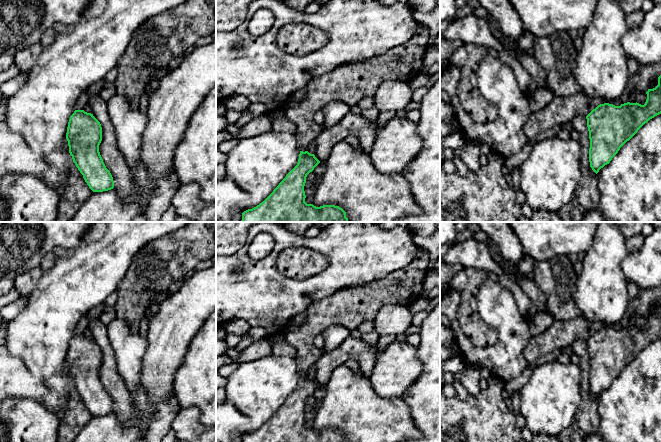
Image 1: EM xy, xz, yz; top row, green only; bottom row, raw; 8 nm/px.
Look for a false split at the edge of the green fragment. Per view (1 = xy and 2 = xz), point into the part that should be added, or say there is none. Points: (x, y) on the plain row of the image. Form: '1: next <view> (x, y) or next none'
1: next none
2: next none

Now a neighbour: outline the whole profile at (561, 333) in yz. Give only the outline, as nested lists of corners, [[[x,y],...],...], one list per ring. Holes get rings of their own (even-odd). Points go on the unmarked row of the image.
[[[583,317],[555,321],[541,334],[531,336],[522,355],[526,361],[534,361],[557,348],[570,346],[577,339],[586,341],[598,329],[599,325],[591,324]]]

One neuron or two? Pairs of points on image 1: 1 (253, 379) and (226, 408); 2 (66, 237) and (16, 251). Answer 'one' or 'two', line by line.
1: two
2: one

